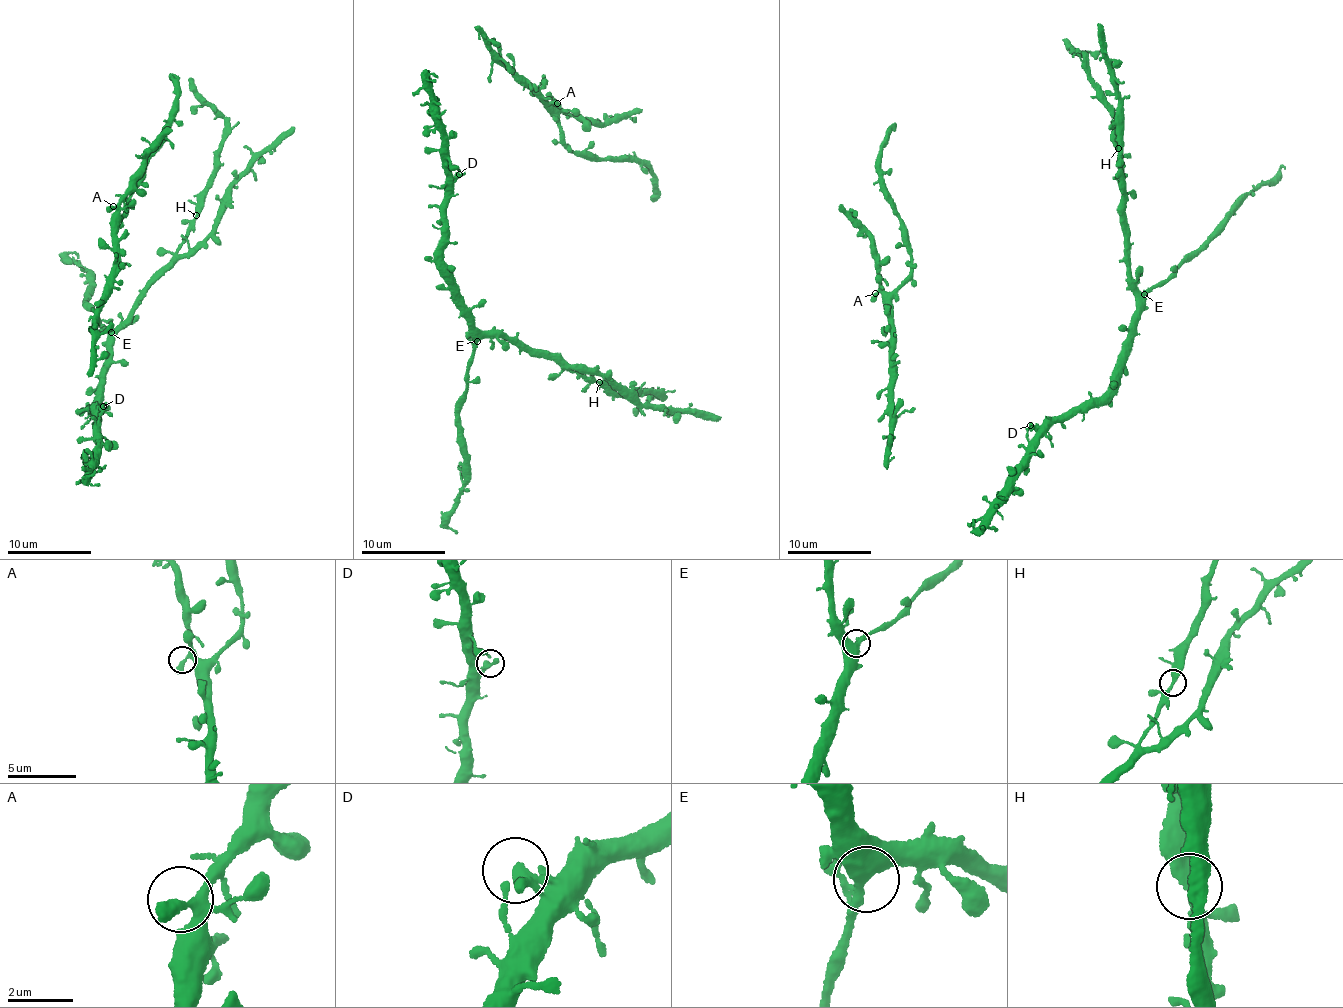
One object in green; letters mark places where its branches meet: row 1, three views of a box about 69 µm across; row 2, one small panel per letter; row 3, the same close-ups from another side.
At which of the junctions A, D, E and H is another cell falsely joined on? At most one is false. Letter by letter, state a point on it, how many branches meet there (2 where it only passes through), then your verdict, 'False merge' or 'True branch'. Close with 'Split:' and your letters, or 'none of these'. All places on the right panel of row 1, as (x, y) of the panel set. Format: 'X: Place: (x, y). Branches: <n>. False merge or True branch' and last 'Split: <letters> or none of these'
A: Place: (875, 293). Branches: 3. True branch
D: Place: (1030, 425). Branches: 3. True branch
E: Place: (1144, 294). Branches: 3. True branch
H: Place: (1118, 148). Branches: 3. True branch
Split: none of these

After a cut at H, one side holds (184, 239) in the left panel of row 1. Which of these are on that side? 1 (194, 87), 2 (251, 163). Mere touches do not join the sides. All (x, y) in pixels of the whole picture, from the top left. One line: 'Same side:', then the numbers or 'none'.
Same side: 2

